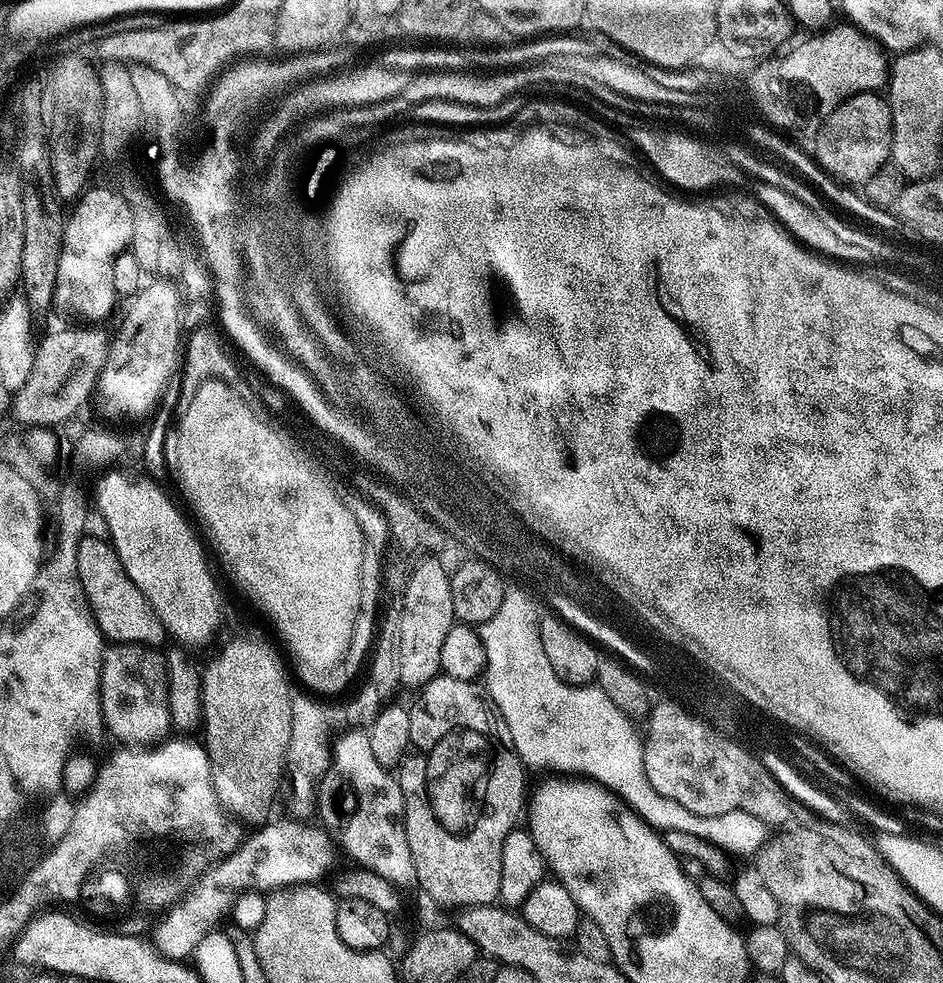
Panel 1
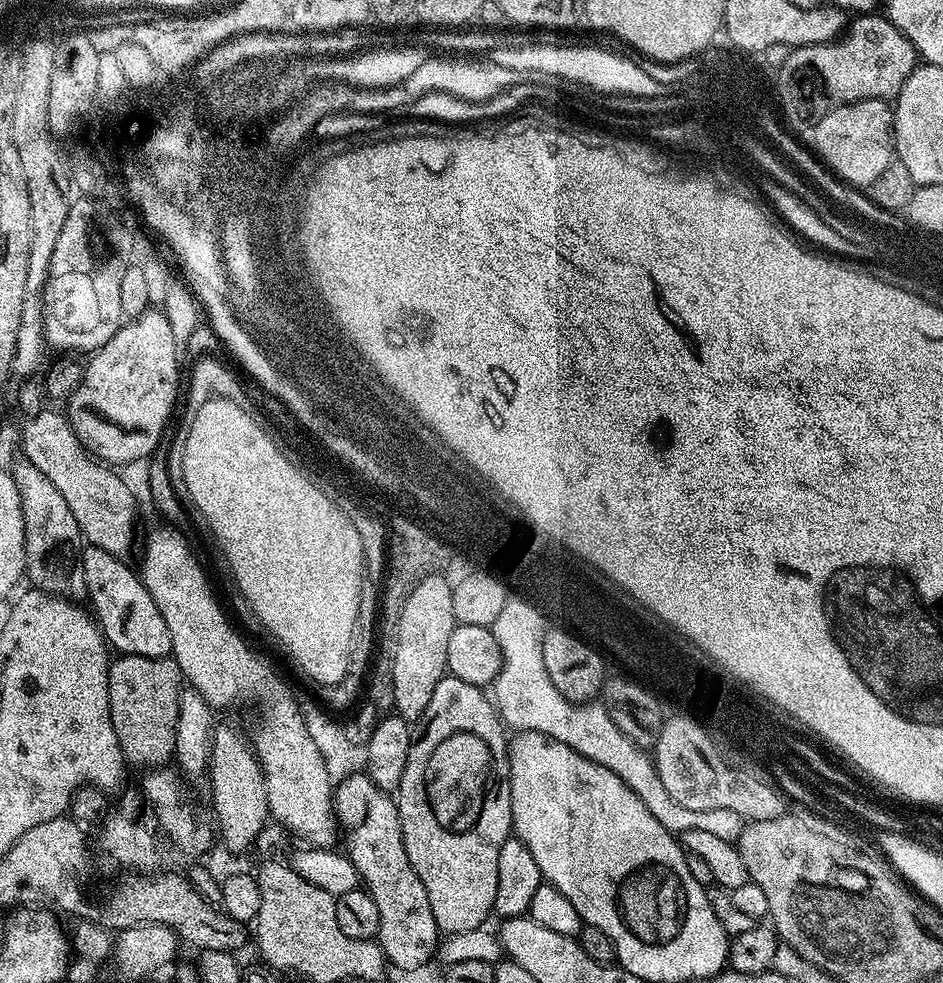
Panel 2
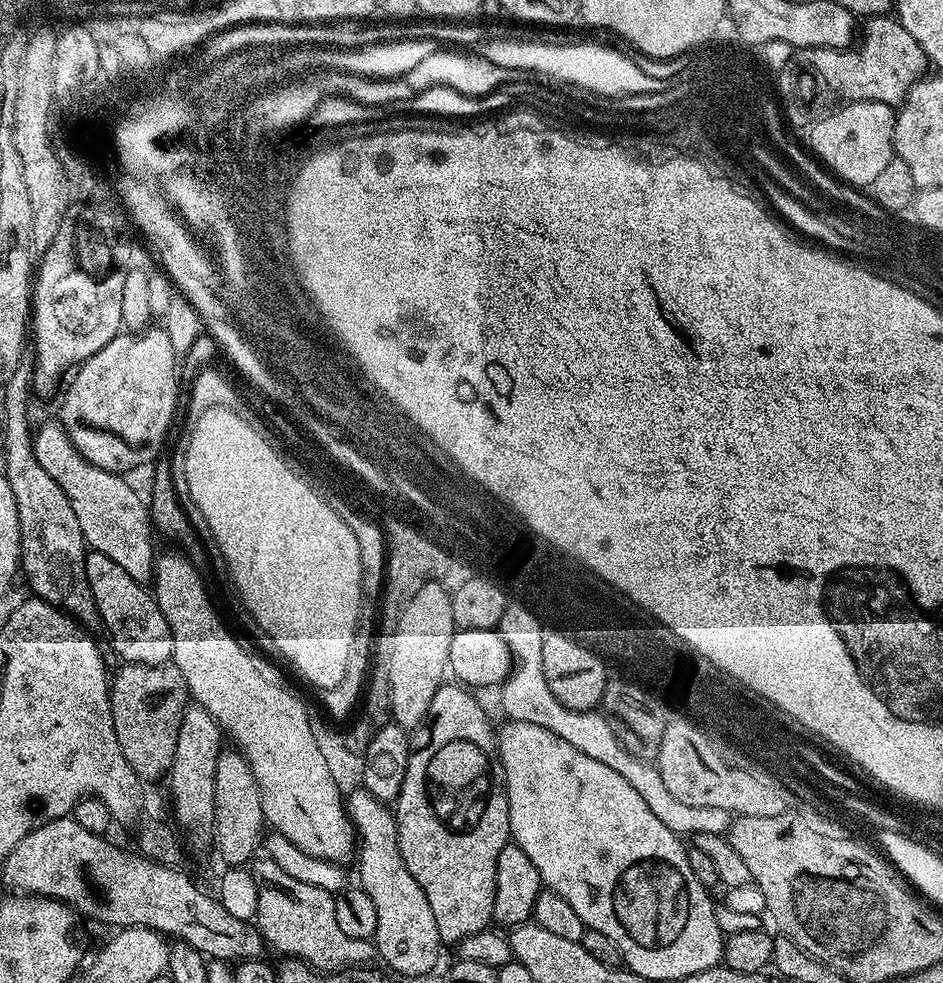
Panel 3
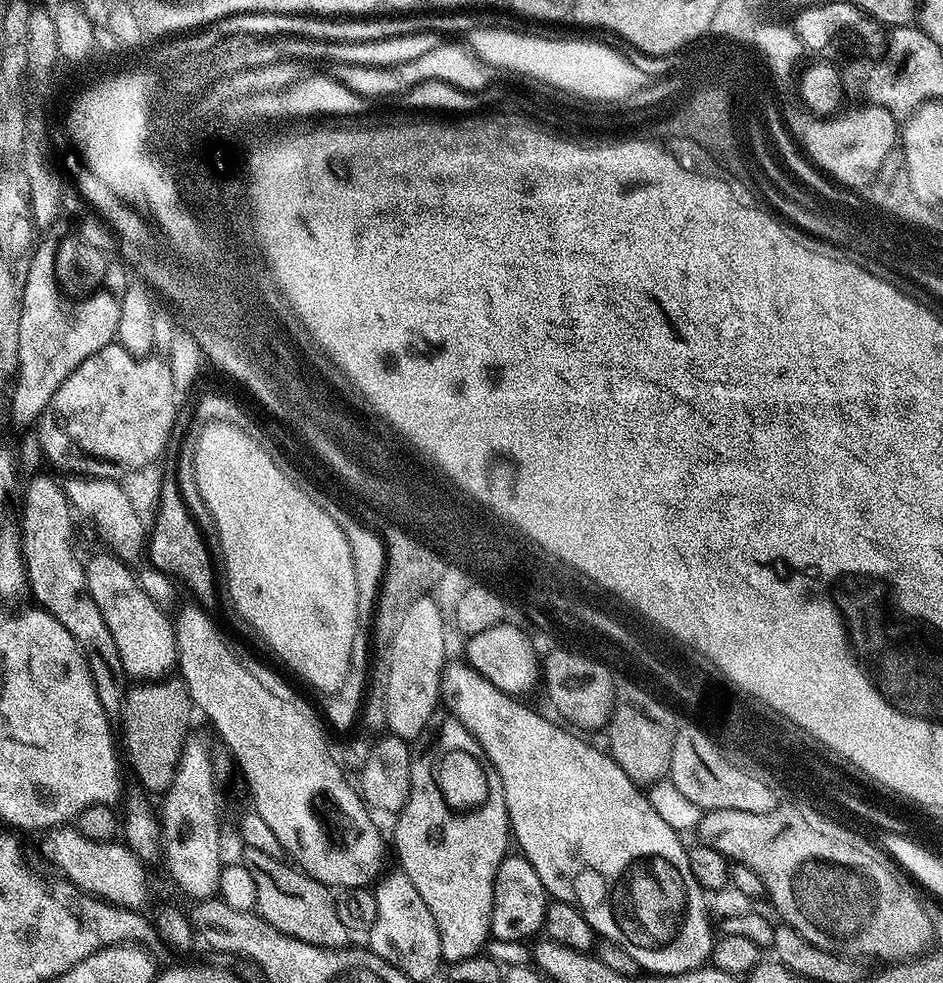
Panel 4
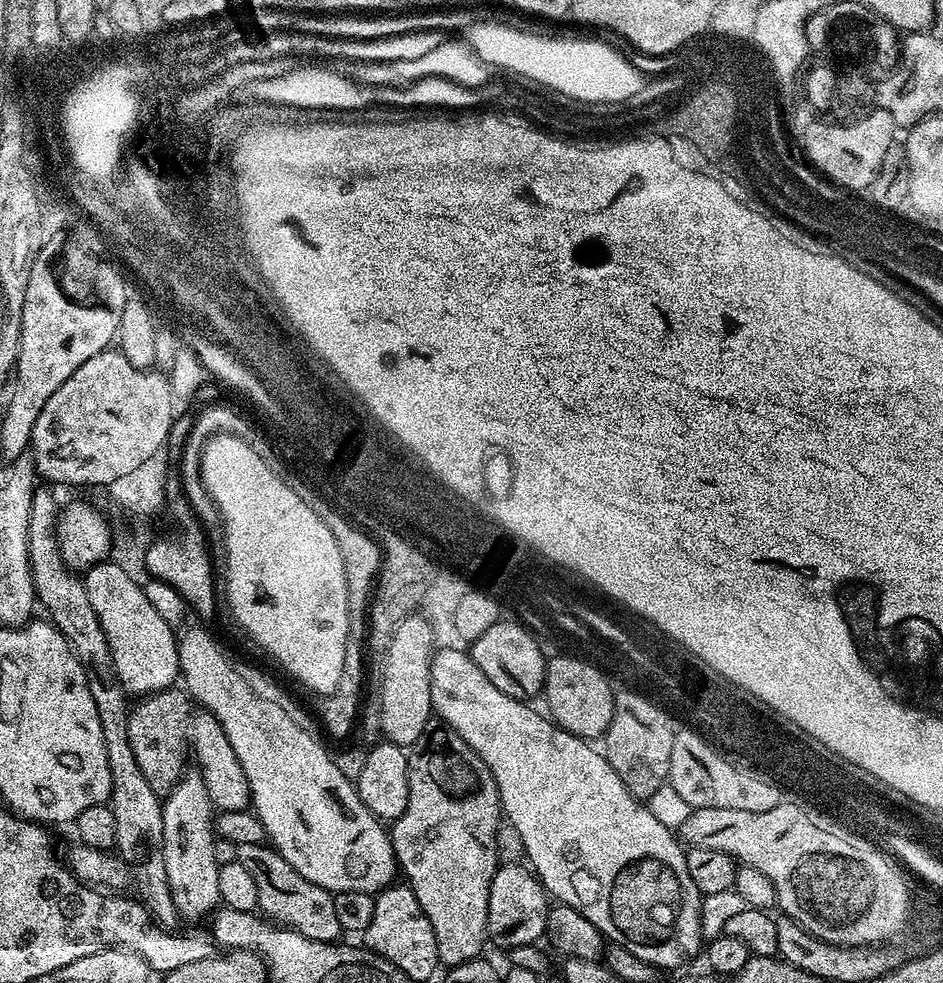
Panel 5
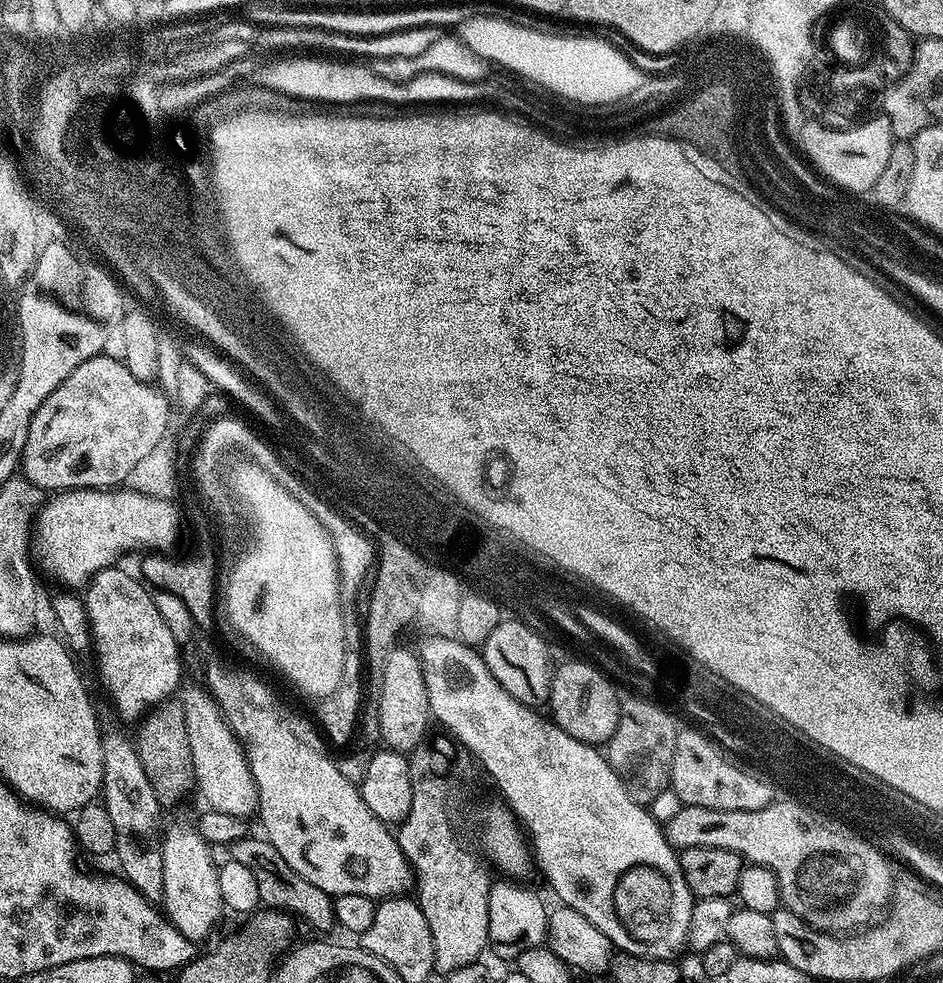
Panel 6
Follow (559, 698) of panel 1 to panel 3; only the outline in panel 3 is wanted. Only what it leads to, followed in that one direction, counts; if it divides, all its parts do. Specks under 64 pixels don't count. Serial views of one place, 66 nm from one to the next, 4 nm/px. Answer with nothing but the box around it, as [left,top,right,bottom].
[498,606,734,836]

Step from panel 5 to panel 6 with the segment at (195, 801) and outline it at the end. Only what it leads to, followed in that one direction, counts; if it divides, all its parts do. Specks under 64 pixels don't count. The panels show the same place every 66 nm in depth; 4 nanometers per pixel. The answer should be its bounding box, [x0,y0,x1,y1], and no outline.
[162,827,226,942]

